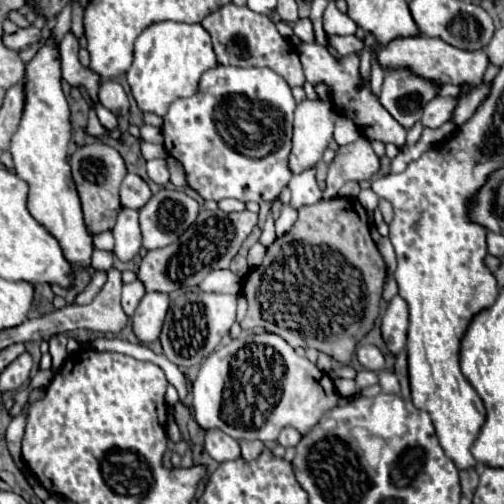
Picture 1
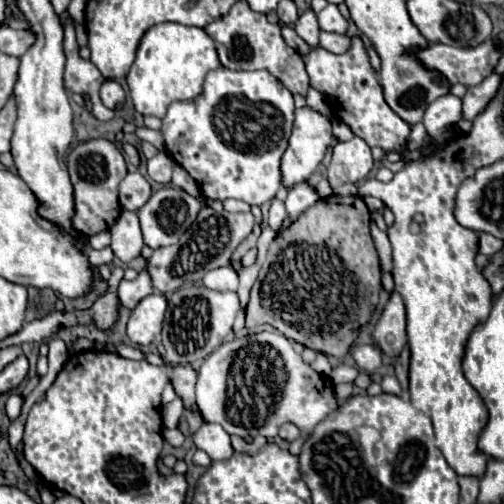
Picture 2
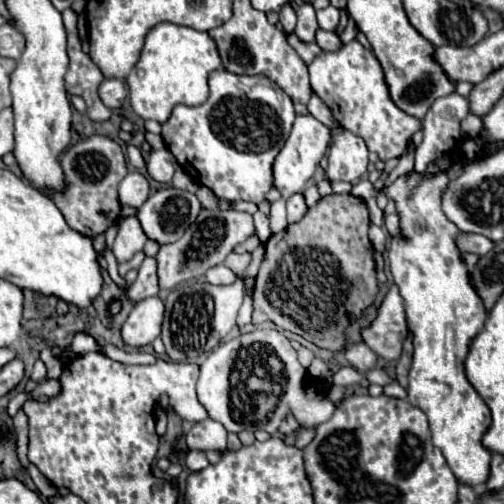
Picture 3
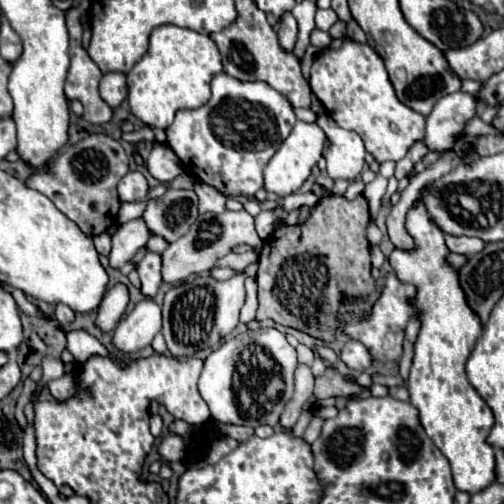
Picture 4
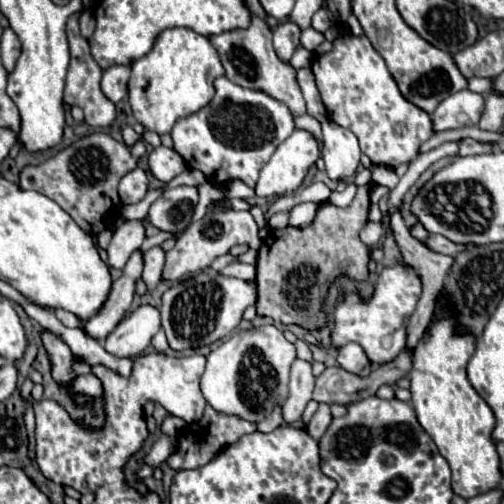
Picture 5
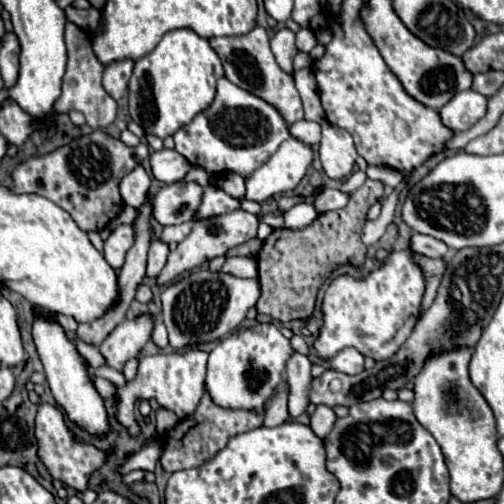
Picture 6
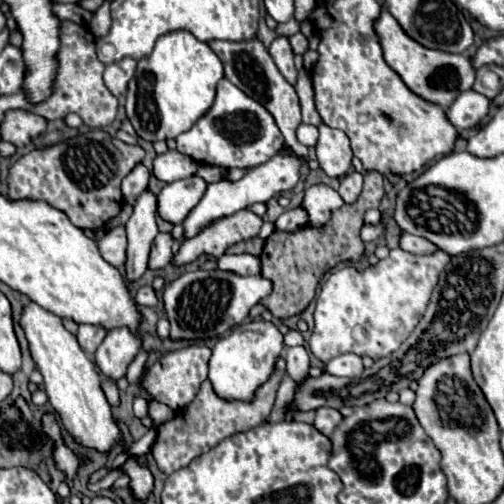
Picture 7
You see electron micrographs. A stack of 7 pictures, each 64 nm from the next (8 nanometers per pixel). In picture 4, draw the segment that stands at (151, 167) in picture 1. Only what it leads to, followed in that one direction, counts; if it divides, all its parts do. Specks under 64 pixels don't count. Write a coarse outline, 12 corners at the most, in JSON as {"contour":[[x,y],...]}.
{"contour":[[164,144],[152,148],[146,166],[156,180],[172,182],[184,172]]}

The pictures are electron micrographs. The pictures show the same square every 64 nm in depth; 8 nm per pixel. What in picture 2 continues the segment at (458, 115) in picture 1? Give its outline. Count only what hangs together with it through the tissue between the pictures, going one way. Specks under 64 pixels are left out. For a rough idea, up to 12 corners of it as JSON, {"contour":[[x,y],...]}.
{"contour":[[500,74],[468,88],[464,118],[474,120],[496,96]]}

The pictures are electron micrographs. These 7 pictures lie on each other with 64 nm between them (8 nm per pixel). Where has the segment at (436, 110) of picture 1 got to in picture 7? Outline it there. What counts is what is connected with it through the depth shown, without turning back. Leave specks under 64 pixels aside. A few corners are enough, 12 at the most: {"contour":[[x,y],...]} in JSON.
{"contour":[[466,90],[448,108],[448,120],[466,130],[486,120],[490,100]]}

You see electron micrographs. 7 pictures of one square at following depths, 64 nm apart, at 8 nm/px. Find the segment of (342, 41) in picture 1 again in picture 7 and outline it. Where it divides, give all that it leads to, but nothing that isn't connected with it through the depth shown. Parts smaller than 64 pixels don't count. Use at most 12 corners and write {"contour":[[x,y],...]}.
{"contour":[[300,32],[290,36],[294,54],[308,50],[308,40]]}

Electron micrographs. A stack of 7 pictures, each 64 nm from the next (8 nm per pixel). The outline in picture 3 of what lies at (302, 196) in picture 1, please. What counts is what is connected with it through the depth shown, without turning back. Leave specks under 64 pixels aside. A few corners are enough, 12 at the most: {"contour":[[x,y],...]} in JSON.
{"contour":[[302,194],[288,198],[288,224],[300,222],[308,206]]}

